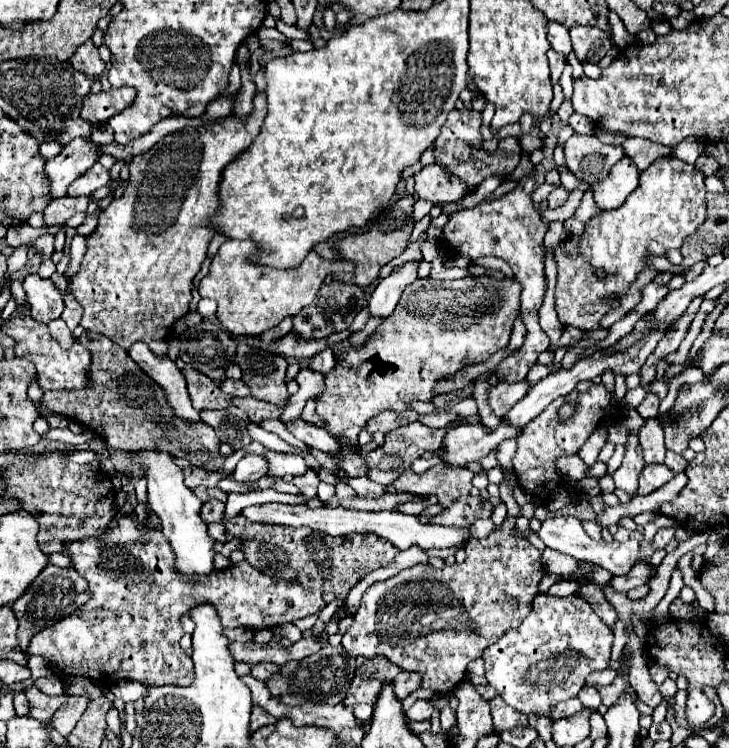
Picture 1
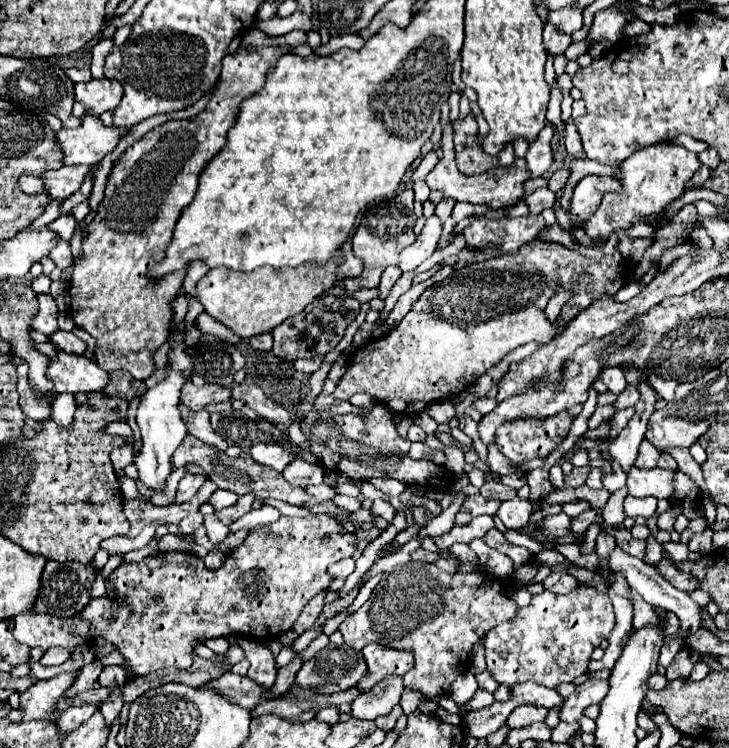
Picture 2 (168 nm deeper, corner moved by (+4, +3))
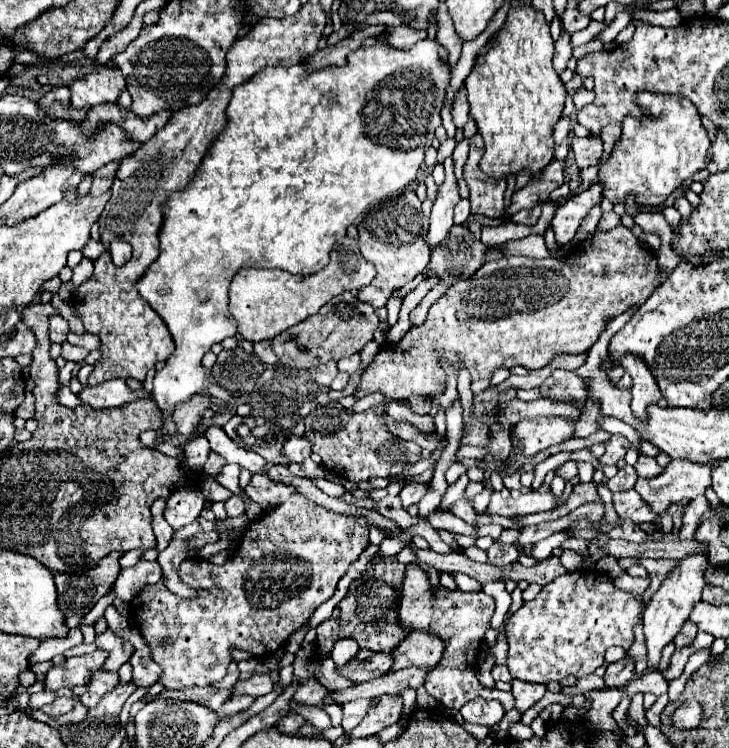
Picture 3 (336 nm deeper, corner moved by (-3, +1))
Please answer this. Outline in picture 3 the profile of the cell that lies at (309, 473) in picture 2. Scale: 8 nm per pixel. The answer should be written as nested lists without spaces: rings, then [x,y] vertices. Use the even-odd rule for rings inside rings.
[[[306,458],[304,462],[300,462],[300,464],[290,464],[288,466],[288,470],[292,472],[292,474],[296,474],[296,476],[304,476],[304,478],[308,478],[308,476],[324,476],[324,468],[320,466],[320,464],[316,464],[312,458]]]

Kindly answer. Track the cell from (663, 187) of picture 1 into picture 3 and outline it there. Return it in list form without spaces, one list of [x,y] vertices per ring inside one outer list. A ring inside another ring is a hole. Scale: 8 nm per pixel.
[[[638,92],[636,104],[642,110],[642,118],[624,118],[616,150],[608,162],[598,166],[598,182],[604,188],[602,196],[614,204],[624,204],[626,192],[636,192],[640,206],[658,206],[664,204],[686,178],[692,178],[694,172],[706,166],[710,138],[702,128],[696,106],[688,98]]]

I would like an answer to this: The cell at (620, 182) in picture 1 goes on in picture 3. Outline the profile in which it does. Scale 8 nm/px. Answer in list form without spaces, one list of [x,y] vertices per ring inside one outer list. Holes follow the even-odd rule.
[[[596,182],[586,192],[576,194],[556,210],[556,216],[552,218],[552,230],[560,246],[566,246],[574,238],[582,218],[590,212],[594,204],[600,204],[600,200],[602,200],[602,190],[600,184]]]

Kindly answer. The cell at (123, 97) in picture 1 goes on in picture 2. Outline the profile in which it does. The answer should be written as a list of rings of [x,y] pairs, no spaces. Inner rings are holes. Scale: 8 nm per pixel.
[[[89,80],[85,84],[75,84],[75,106],[73,116],[83,118],[87,112],[91,116],[101,116],[107,110],[115,110],[123,98],[123,86],[117,80]]]

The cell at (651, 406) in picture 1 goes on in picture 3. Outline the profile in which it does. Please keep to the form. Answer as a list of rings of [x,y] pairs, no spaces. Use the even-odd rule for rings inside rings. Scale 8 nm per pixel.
[[[612,436],[612,440],[606,444],[606,452],[602,458],[598,458],[598,468],[602,466],[614,466],[620,458],[626,456],[630,448],[630,442],[624,438],[624,436]]]

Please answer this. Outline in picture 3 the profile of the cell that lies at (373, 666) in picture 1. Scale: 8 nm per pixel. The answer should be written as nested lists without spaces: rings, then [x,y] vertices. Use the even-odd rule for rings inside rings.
[[[414,630],[394,652],[392,670],[404,666],[436,666],[442,658],[446,644],[440,636],[430,634],[428,630]]]

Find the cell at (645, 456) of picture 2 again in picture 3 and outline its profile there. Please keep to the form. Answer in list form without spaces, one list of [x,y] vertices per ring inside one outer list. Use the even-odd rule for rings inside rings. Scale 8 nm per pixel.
[[[640,456],[634,468],[640,478],[656,478],[658,474],[662,474],[662,468],[656,464],[656,460],[648,456]]]

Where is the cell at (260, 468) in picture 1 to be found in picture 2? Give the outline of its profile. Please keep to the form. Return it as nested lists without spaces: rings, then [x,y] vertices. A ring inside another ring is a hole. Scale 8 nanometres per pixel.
[[[255,442],[249,450],[249,456],[261,464],[261,466],[269,466],[277,472],[283,472],[283,468],[293,460],[291,450],[283,450],[279,446],[273,444],[263,444],[263,442]]]

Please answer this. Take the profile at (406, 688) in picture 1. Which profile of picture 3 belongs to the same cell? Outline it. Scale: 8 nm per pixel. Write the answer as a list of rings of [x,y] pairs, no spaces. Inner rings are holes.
[[[352,700],[342,704],[342,722],[340,726],[350,732],[354,726],[360,724],[360,718],[364,716],[364,710],[368,710],[368,706],[372,704],[372,700]]]

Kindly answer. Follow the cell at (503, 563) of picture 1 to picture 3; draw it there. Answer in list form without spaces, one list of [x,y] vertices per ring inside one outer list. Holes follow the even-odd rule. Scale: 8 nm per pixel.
[[[410,564],[408,578],[404,580],[402,590],[402,608],[400,608],[400,620],[404,626],[412,626],[414,630],[432,630],[434,634],[440,634],[446,640],[446,652],[440,660],[440,664],[428,672],[428,678],[424,682],[424,688],[430,696],[434,696],[438,702],[442,702],[450,710],[458,710],[466,702],[474,698],[486,698],[486,700],[498,700],[502,702],[504,710],[514,708],[512,692],[500,692],[494,688],[486,688],[478,682],[478,652],[484,638],[484,632],[490,626],[490,618],[494,614],[494,598],[478,592],[462,592],[454,590],[448,592],[444,588],[438,590],[436,598],[430,590],[428,576],[418,568],[418,564]]]

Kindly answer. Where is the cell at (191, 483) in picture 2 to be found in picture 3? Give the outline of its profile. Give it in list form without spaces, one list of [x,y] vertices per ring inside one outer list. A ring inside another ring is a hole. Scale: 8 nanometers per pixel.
[[[188,488],[188,490],[176,490],[166,502],[164,508],[164,518],[172,526],[172,530],[180,530],[188,524],[192,524],[202,508],[204,508],[204,496],[198,488]]]

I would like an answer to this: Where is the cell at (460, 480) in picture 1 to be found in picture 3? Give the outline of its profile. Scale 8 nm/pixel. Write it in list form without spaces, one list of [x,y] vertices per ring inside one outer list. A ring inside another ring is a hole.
[[[378,404],[360,414],[348,414],[336,406],[318,406],[306,416],[306,436],[314,444],[314,452],[320,454],[324,468],[342,472],[348,480],[360,482],[370,478],[386,478],[400,474],[404,468],[420,460],[420,446],[394,436],[384,422],[386,408]]]

